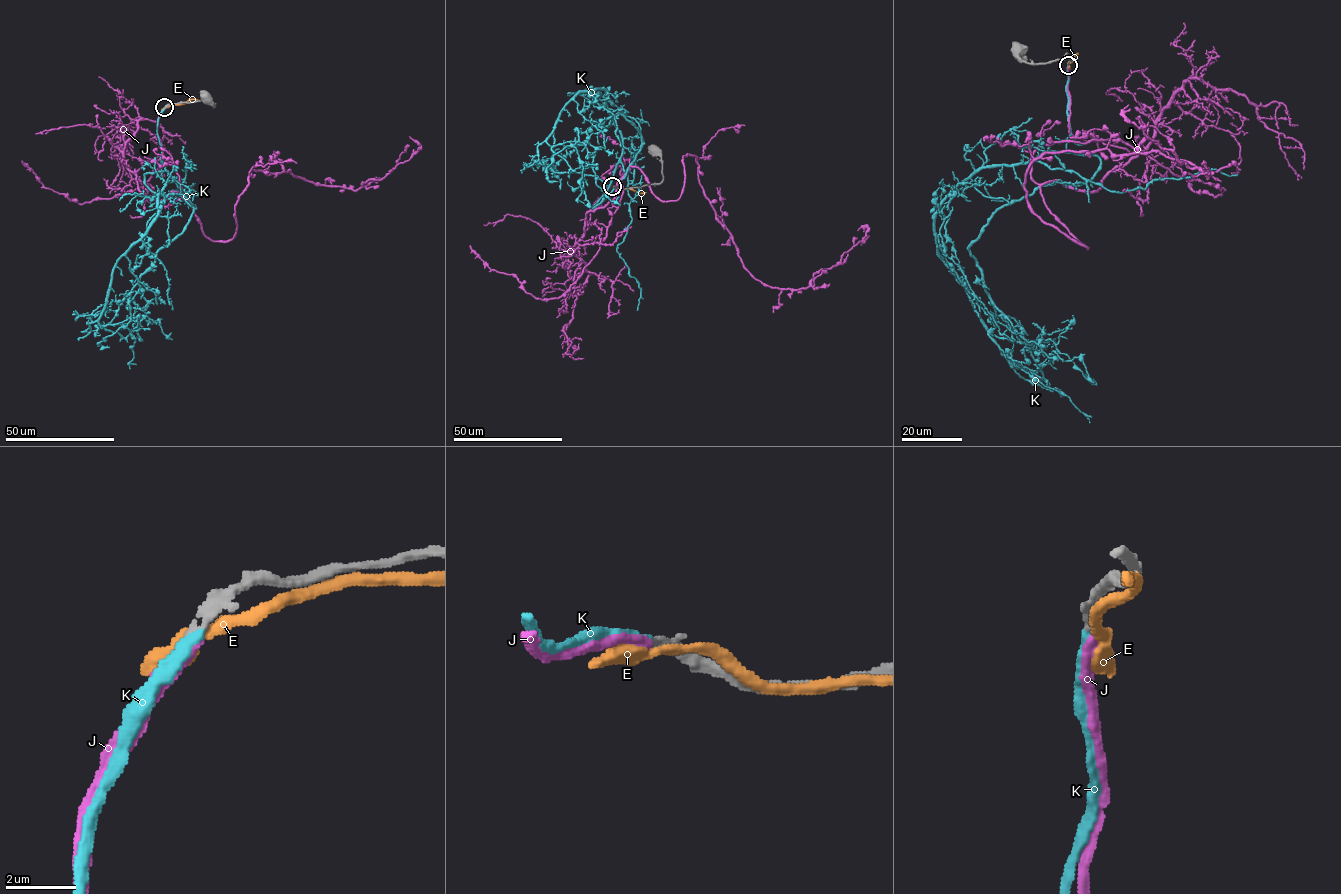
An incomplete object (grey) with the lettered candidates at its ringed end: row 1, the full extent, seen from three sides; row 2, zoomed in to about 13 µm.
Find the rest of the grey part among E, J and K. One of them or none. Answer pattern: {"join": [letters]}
{"join": ["K"]}

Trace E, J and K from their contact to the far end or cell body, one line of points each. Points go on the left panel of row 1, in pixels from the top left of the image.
E: (164, 108), (198, 100)
J: (164, 108), (137, 188), (179, 192), (212, 241), (235, 234), (251, 170), (355, 190), (408, 160), (409, 136)
K: (165, 107), (161, 170), (145, 183), (180, 195), (193, 212), (131, 291), (126, 327), (136, 365)

